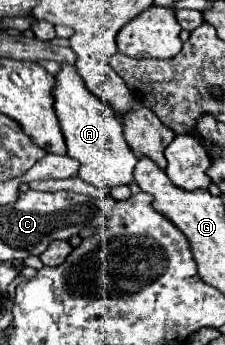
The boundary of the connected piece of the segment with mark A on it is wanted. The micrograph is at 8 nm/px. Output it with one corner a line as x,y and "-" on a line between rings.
60,63
60,67
60,73
54,75
54,109
68,145
68,155
82,163
78,175
84,181
106,189
130,185
134,181
132,171
136,165
136,155
122,135
122,125
118,123
116,113
102,99
96,99
88,87
84,87
84,81
80,79
74,65

